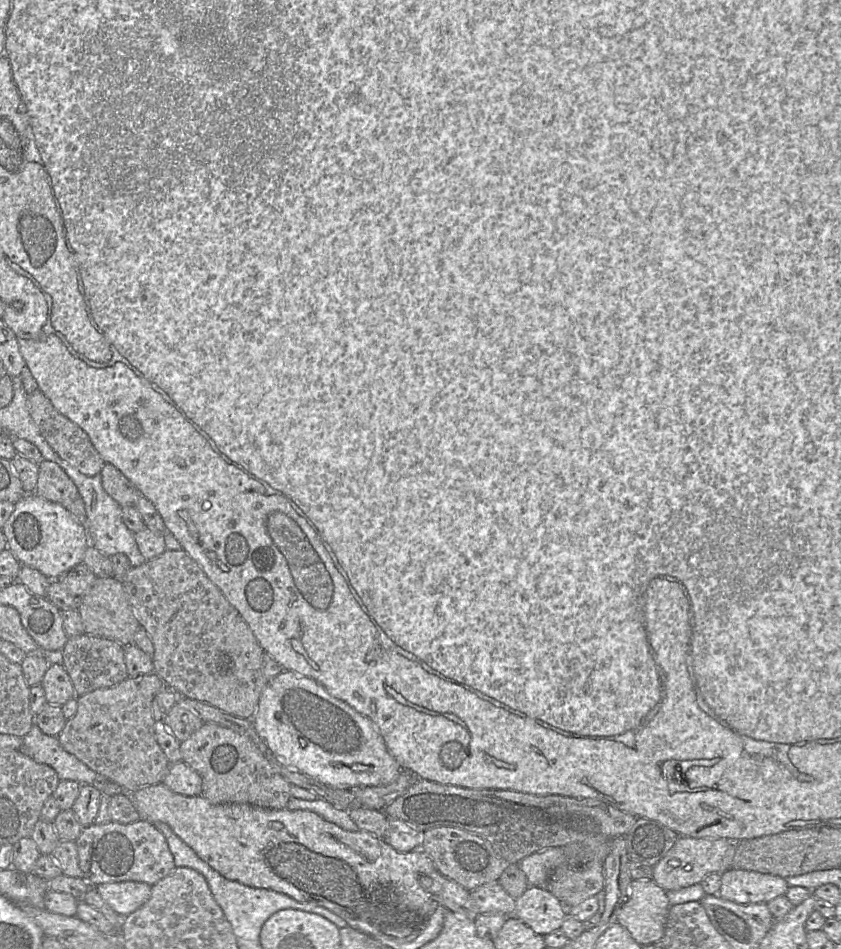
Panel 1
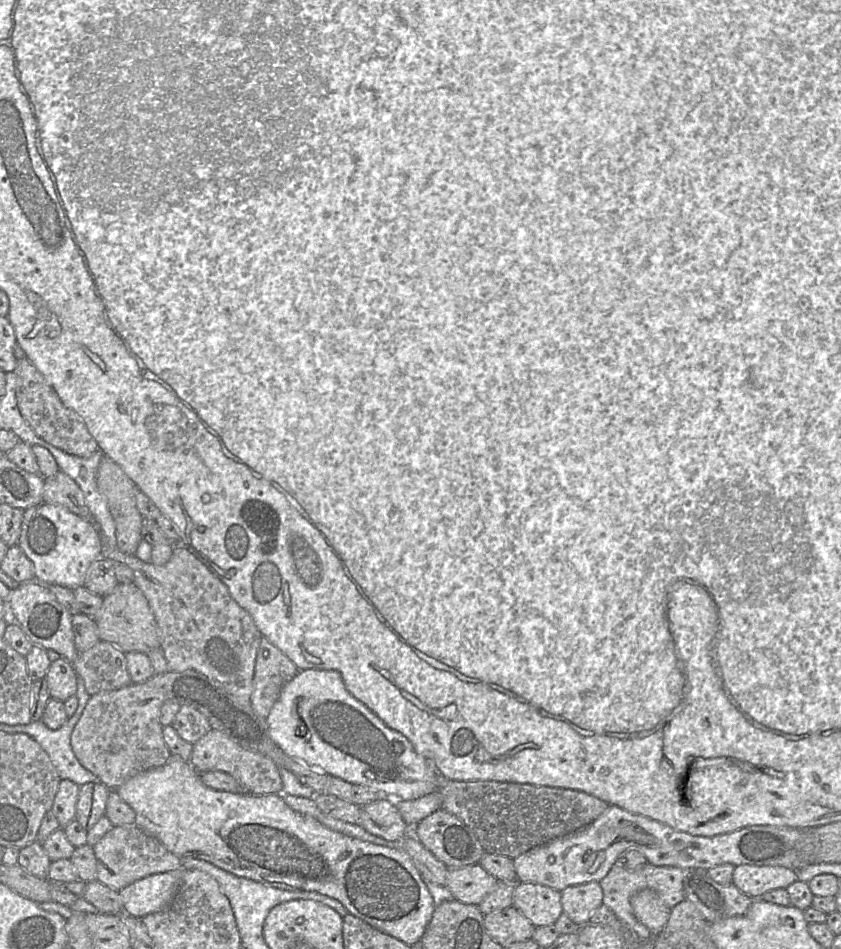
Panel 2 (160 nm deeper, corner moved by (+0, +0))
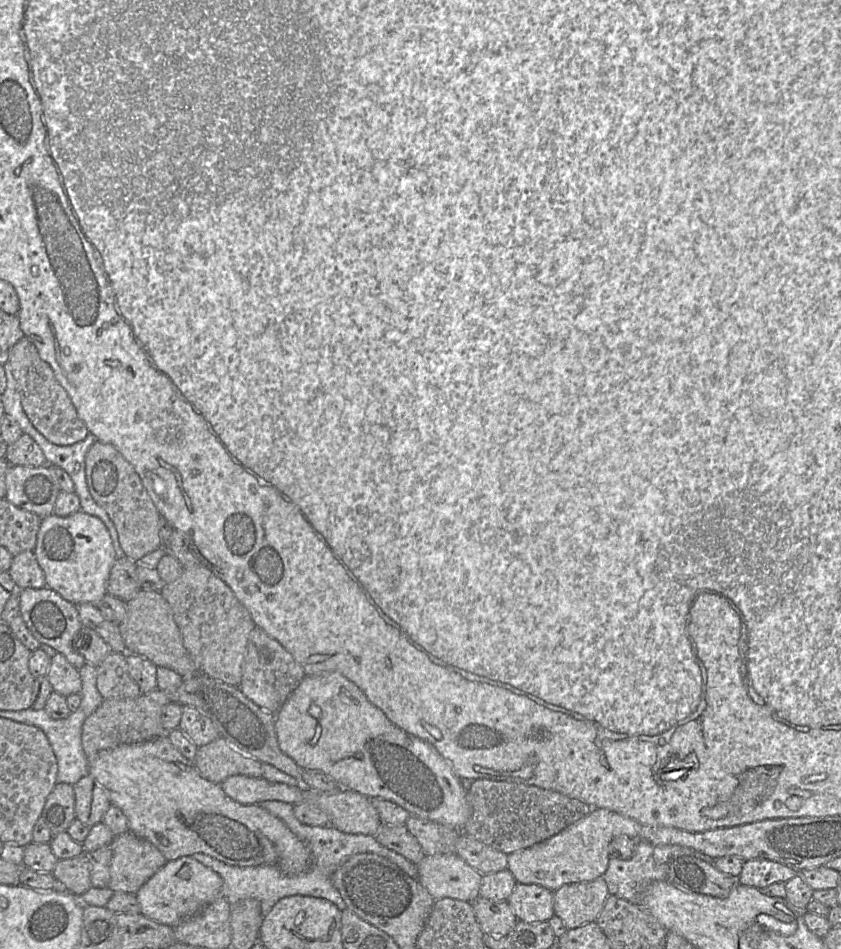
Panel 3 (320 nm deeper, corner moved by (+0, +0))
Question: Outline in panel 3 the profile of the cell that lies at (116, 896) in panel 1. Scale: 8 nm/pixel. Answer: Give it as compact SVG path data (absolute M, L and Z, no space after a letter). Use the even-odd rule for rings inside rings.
M192 856L168 861L136 892L141 914L164 925L175 926L198 914L222 896L223 881L219 874Z

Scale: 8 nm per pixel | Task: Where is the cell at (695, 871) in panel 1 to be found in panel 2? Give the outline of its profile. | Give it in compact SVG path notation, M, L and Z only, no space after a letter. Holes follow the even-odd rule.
M608 805L589 825L534 847L514 858L513 863L518 882L542 884L559 892L569 886L601 881L619 856L628 849L639 851L654 866L708 870L728 863L735 867L742 864L782 866L796 872L804 868L803 853L800 853L802 831L790 827L758 825L712 837L695 836L618 806Z

